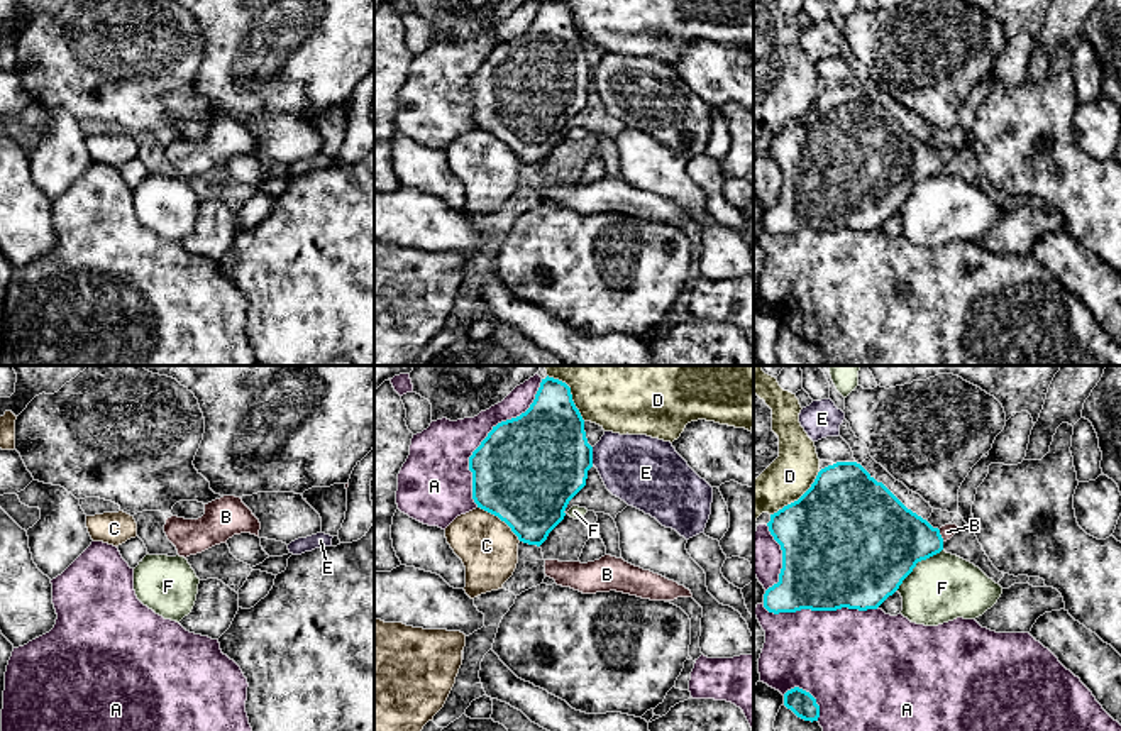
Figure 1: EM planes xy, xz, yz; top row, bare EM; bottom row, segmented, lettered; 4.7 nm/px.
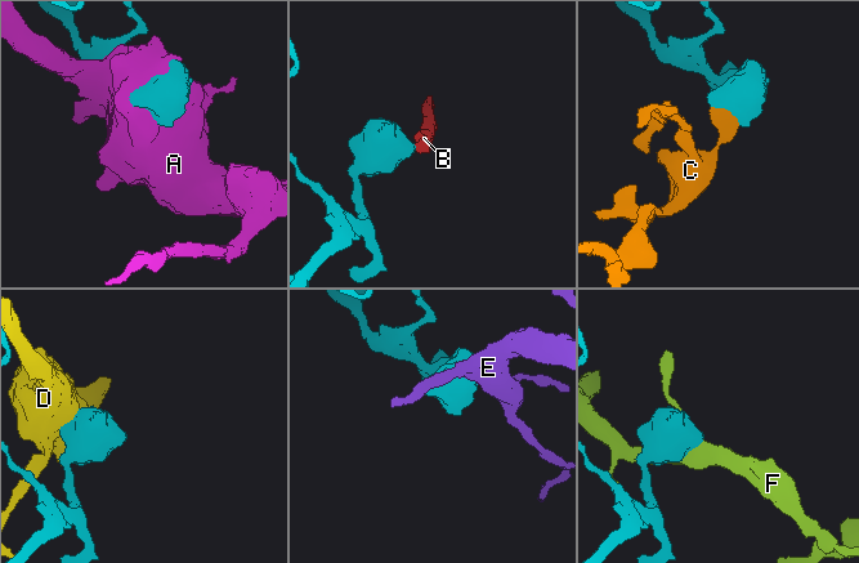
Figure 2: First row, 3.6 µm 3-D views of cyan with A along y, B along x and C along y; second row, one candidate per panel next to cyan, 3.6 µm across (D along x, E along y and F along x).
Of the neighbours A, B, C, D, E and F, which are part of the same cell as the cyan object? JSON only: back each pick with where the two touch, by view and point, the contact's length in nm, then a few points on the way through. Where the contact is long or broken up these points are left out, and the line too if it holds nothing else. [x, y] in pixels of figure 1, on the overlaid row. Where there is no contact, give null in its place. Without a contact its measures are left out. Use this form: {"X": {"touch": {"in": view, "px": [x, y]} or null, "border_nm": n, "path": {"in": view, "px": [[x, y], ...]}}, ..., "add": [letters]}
{"B": {"touch": {"in": "yz", "px": [940, 535]}, "border_nm": 60, "path": {"in": "yz", "px": [[888, 540], [930, 540], [940, 535], [947, 532]]}}, "add": ["B"]}

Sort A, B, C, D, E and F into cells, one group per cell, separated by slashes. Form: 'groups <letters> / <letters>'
groups A / B / C E / D / F

